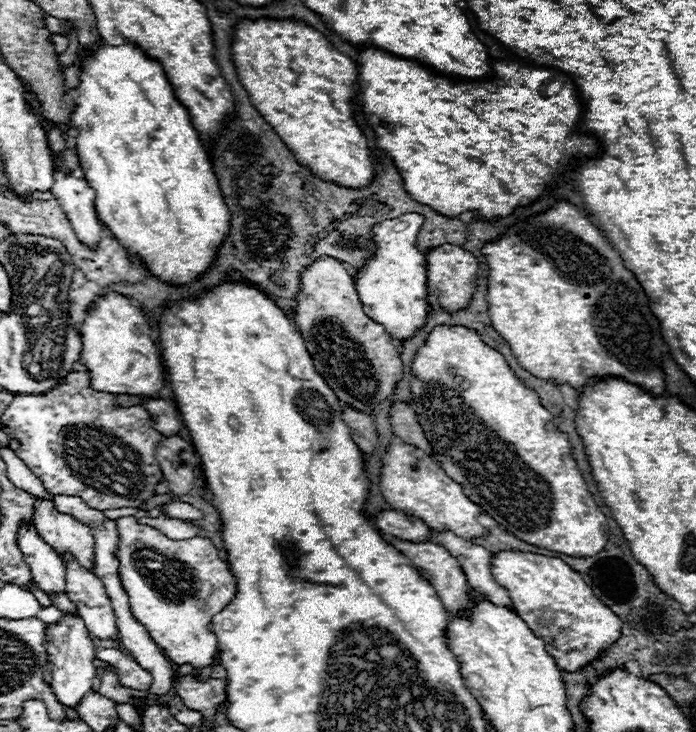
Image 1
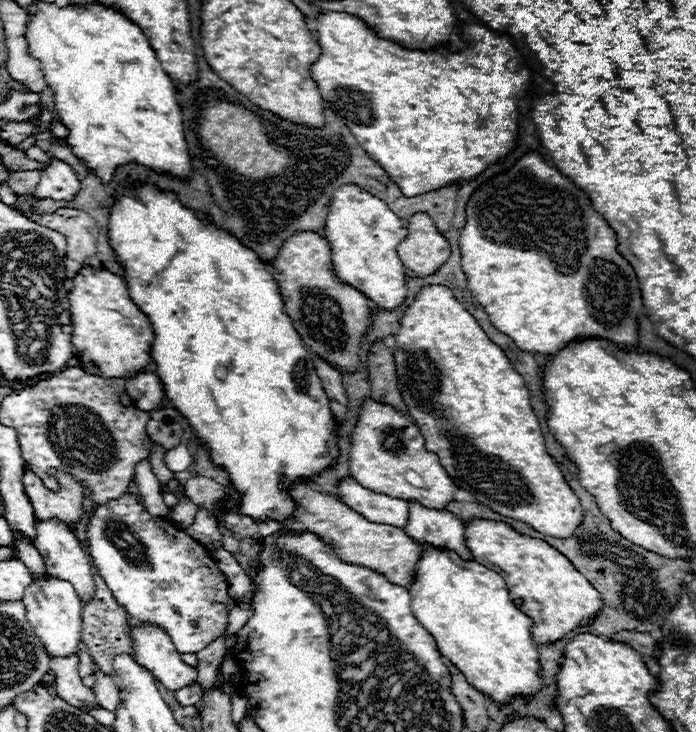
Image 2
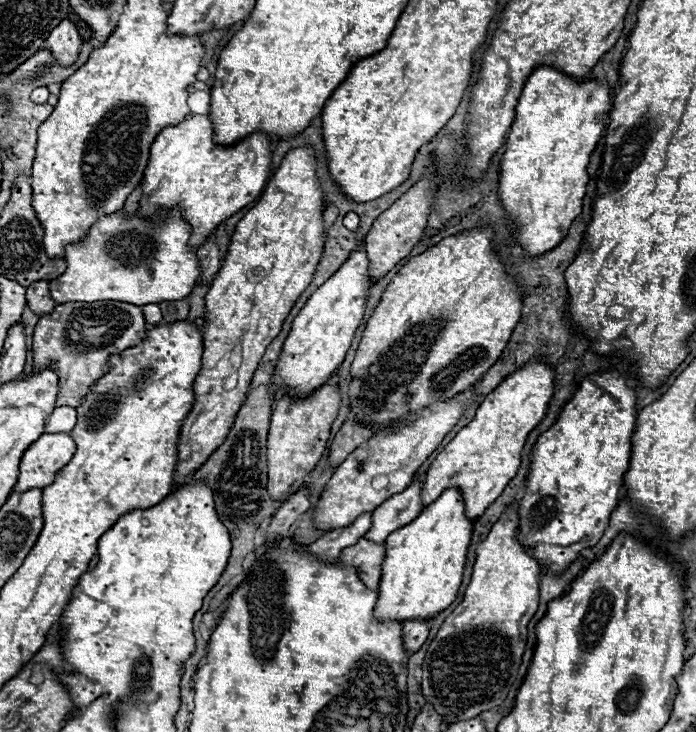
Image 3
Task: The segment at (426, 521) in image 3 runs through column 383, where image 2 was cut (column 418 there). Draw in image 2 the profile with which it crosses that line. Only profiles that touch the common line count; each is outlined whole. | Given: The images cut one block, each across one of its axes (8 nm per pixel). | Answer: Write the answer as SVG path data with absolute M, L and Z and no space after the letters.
M424 546L422 550L424 554L416 566L416 580L410 586L412 612L418 622L434 636L438 652L442 652L442 656L448 658L466 676L472 688L492 698L496 706L508 706L512 698L538 694L542 690L542 666L538 662L538 648L530 632L532 620L514 606L504 578L476 560L460 560L460 556L452 550L438 550L432 546Z

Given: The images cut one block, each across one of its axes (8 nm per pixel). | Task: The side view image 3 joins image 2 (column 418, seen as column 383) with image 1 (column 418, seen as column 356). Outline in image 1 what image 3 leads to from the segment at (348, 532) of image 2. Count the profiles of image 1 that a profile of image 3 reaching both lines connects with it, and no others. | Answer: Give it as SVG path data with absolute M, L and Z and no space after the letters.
M384 536L384 538L390 546L394 546L398 552L402 552L412 562L412 566L420 568L422 576L434 586L436 596L442 600L444 608L450 614L460 614L462 610L468 608L468 602L470 602L468 580L466 580L462 568L458 566L458 562L442 546L432 544L432 542L408 542L408 540L400 540L400 538L394 538L394 536Z

